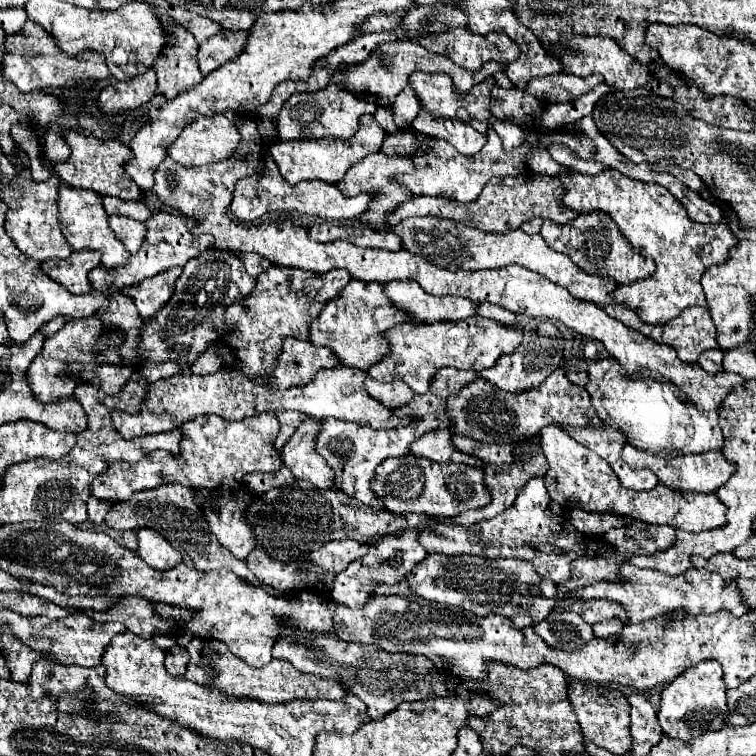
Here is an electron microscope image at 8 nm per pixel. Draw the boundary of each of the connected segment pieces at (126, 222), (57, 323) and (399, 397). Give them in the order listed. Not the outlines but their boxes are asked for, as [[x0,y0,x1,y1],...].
[[109,217,147,253],[39,315,67,337],[365,379,415,407]]

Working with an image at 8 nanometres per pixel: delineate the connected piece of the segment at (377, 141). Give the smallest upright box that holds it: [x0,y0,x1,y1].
[271,115,385,185]

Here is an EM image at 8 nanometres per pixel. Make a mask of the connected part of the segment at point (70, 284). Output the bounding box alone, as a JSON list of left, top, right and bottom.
[43,251,99,293]

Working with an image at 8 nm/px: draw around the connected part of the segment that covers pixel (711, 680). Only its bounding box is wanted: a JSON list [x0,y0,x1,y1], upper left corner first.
[657,661,727,739]

